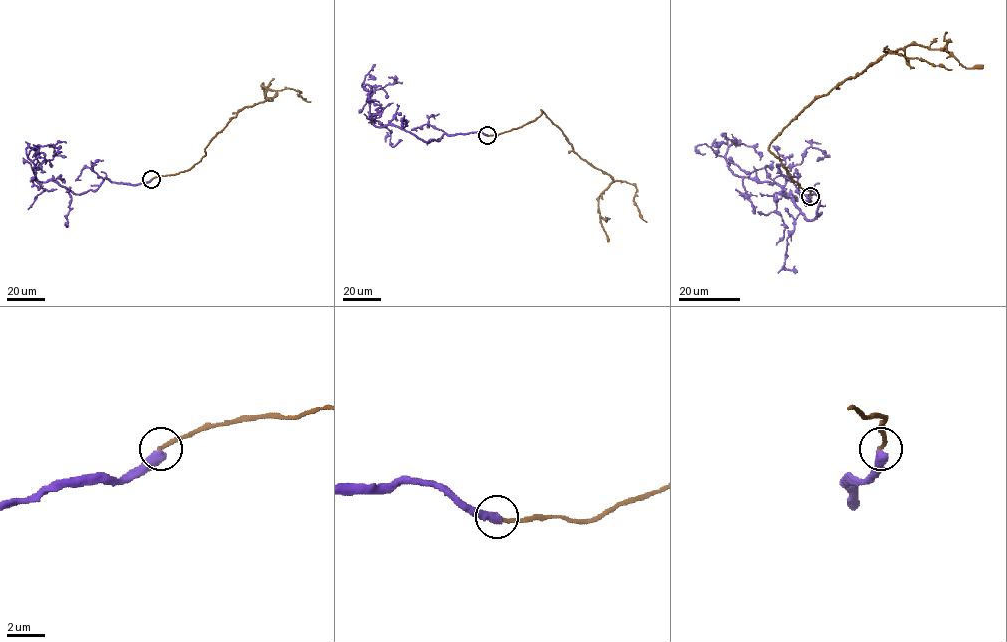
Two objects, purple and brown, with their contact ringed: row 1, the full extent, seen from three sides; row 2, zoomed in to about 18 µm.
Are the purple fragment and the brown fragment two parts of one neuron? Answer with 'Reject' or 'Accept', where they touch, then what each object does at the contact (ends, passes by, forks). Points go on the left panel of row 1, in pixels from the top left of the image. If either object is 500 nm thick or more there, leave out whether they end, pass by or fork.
Reject. Place: (151, 179)

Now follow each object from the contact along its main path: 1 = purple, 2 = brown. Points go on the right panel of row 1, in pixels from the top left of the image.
1: (810, 196), (821, 213), (811, 220), (776, 184), (733, 173), (727, 149), (739, 142), (715, 157)
2: (810, 196), (769, 145), (817, 97), (888, 52), (911, 44), (946, 49), (967, 69), (983, 65)

